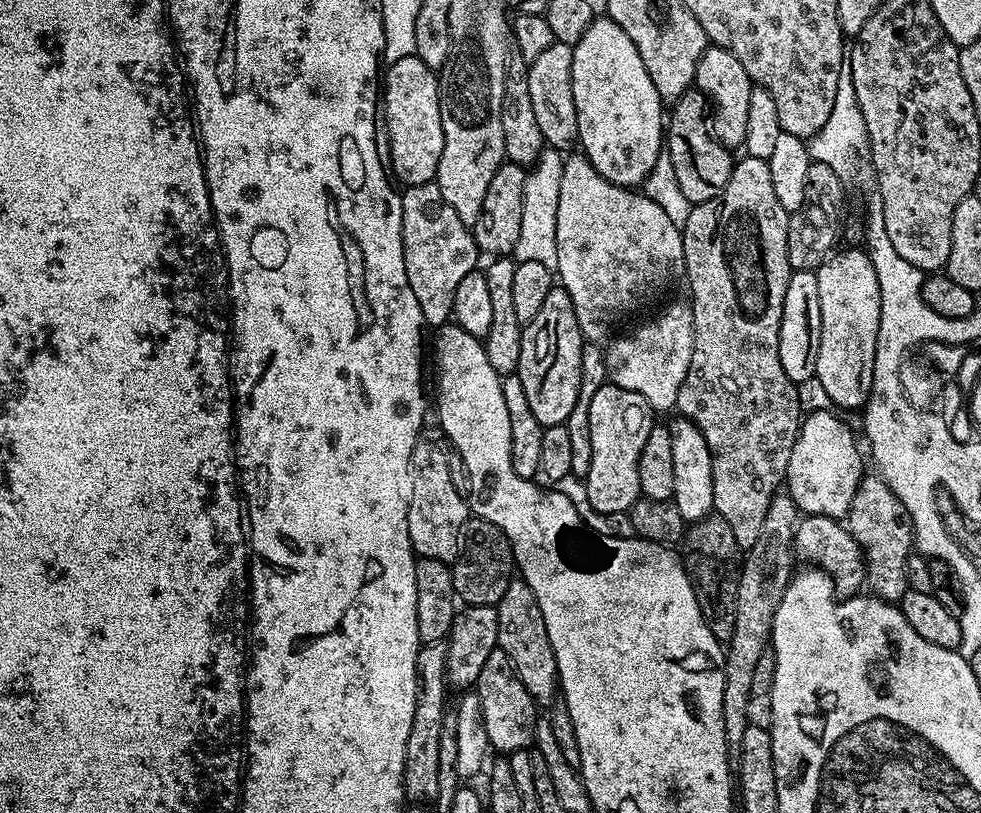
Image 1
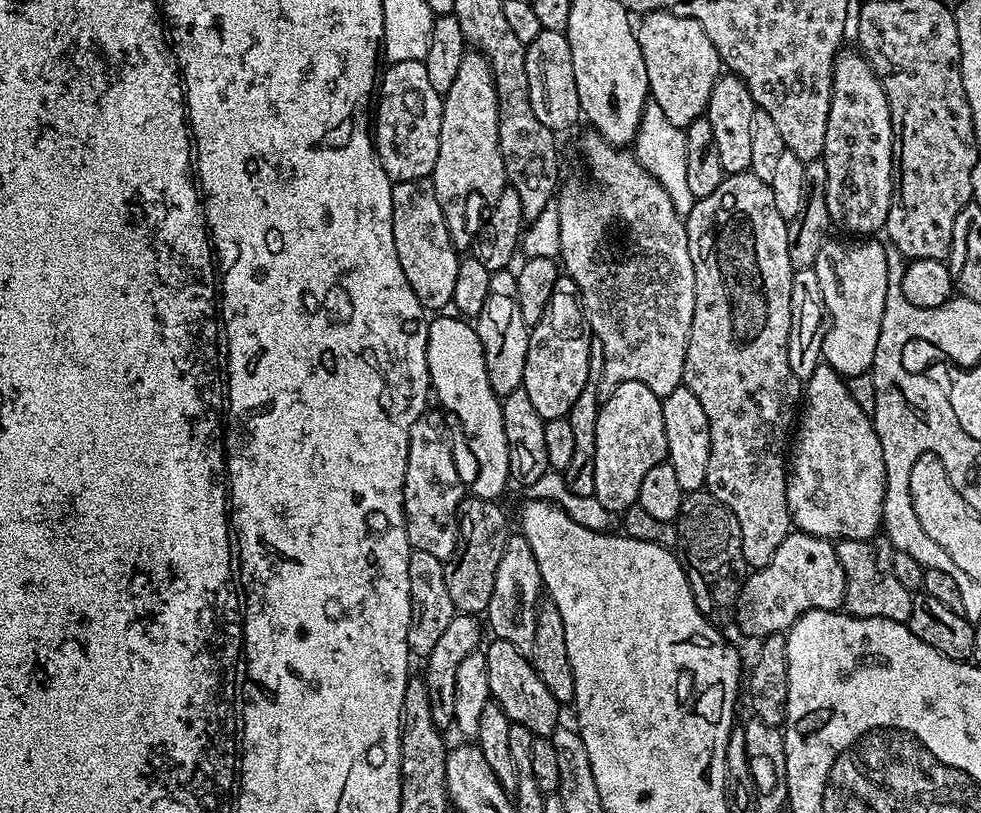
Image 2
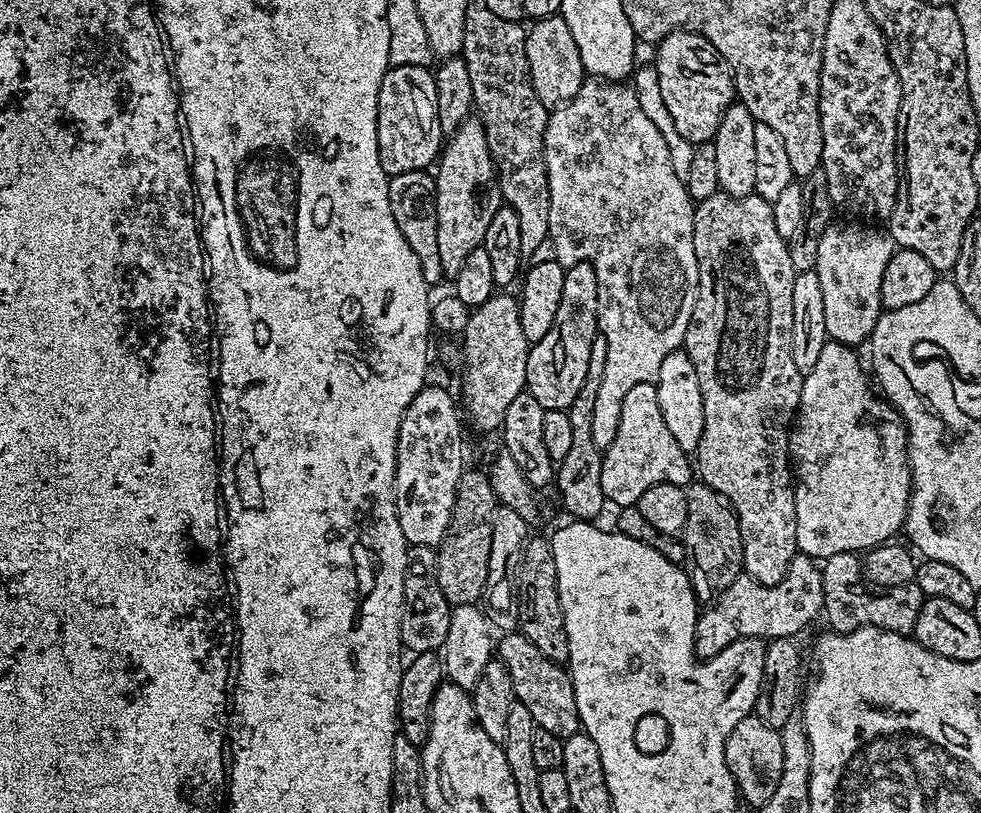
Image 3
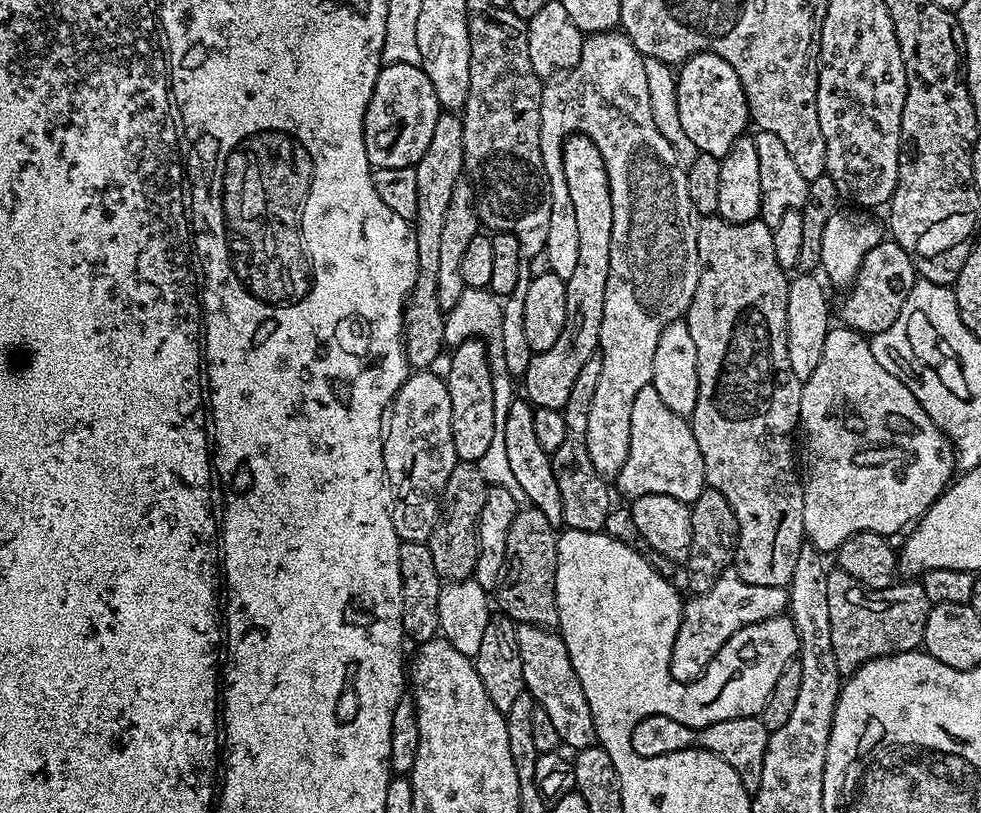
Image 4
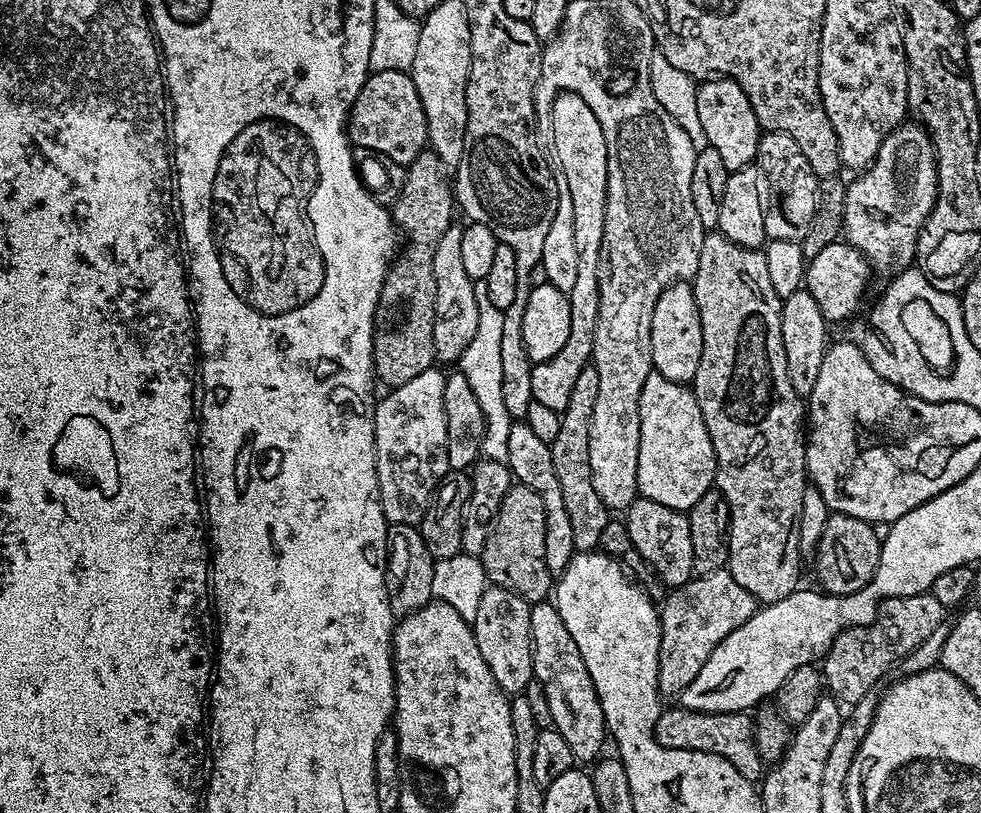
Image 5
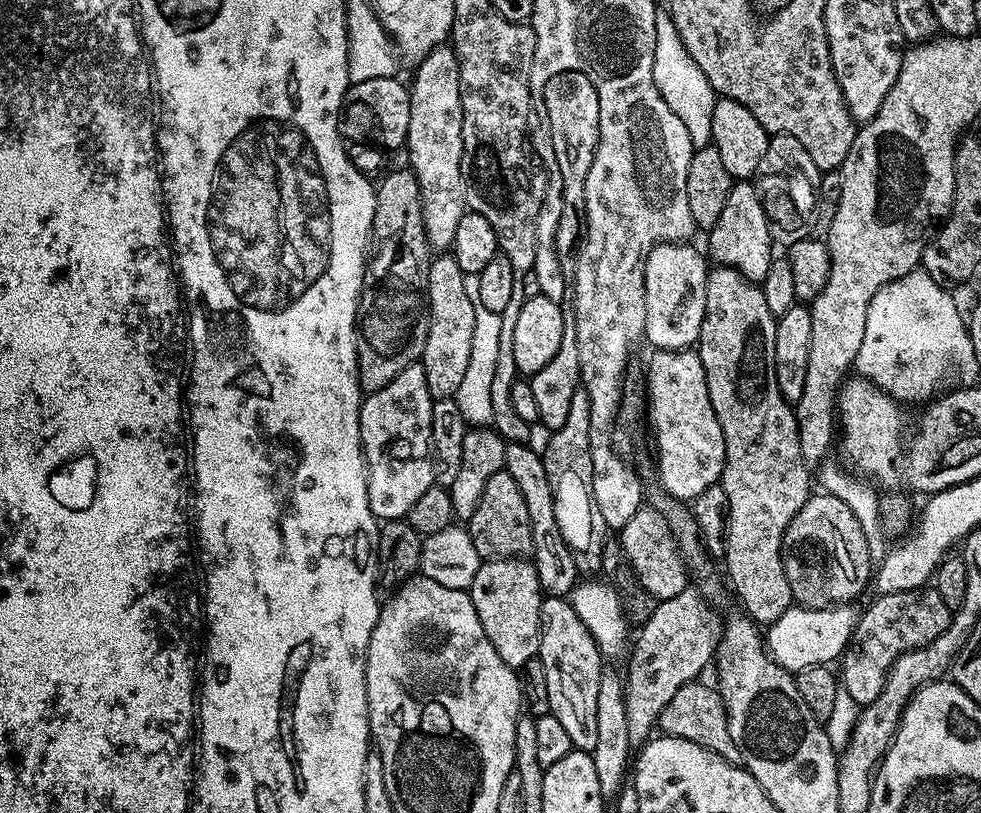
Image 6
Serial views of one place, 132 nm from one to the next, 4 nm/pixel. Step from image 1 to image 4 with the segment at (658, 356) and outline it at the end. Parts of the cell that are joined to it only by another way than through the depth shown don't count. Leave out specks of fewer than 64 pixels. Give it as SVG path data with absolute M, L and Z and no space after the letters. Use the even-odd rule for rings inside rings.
M623 31L593 32L585 35L582 46L582 58L572 67L571 72L555 82L544 84L542 94L542 110L539 120L539 149L542 151L543 170L547 174L548 188L551 194L550 234L546 234L544 251L550 256L551 272L558 274L566 281L570 274L574 274L574 266L578 266L578 226L574 223L574 206L570 206L570 190L567 189L565 167L562 166L564 154L564 141L573 134L588 136L604 159L604 165L610 178L612 191L612 205L614 206L614 230L612 231L612 248L610 250L610 274L606 282L606 302L604 303L604 317L600 331L600 347L598 354L602 358L602 378L598 382L598 390L594 390L594 402L590 402L590 426L586 426L586 450L590 450L590 462L594 462L594 470L605 480L615 481L617 474L626 462L626 454L630 454L630 410L634 410L634 398L638 398L638 390L642 386L651 384L652 371L654 370L654 350L658 350L658 338L662 338L662 330L670 322L681 319L687 313L690 302L694 298L694 290L698 286L700 277L700 263L698 262L698 230L702 219L700 213L694 210L690 202L690 190L686 190L686 168L678 158L674 146L666 138L662 138L662 130L658 130L658 122L654 122L654 114L650 110L650 86L646 86L645 57L640 55L628 36ZM557 83L557 84L556 84ZM632 120L636 123L636 136L632 133ZM648 172L648 180L640 180Z

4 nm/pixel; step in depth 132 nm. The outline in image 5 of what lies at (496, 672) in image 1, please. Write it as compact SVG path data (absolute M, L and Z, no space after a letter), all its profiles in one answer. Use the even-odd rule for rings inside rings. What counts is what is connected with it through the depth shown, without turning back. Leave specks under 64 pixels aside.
M551 599L542 600L531 605L531 609L532 670L546 690L552 727L566 738L577 762L595 761L604 751L606 725L590 670L586 670L586 662L582 662L582 654L578 654L578 646L574 638L570 638L570 630L566 630L566 622L562 622L555 603Z

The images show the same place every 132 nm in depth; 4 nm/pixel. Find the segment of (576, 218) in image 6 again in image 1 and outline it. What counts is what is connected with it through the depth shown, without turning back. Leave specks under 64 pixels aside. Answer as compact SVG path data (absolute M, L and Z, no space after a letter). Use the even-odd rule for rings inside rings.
M553 286L538 314L534 314L529 324L523 325L522 354L515 370L522 382L522 390L526 390L530 410L534 410L534 418L538 418L545 428L567 424L570 410L574 410L574 402L578 402L585 343L578 318L574 318L574 302L570 302L570 294L566 294L564 288Z

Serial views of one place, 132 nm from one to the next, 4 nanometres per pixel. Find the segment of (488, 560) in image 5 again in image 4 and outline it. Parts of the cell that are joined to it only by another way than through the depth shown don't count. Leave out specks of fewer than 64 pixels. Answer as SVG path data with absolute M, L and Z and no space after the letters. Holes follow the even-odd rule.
M524 506L510 522L510 534L506 534L504 570L494 600L500 603L499 611L517 624L533 624L539 628L555 629L559 625L556 601L556 567L558 566L558 528L540 508Z

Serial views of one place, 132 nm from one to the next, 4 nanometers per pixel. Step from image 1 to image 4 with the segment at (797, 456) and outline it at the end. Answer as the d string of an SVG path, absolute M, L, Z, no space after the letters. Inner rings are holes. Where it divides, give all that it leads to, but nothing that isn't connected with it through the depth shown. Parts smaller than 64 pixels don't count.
M843 326L829 327L826 334L826 346L822 346L822 359L818 361L818 367L814 369L814 374L810 374L810 378L803 381L804 389L802 390L798 428L799 431L804 431L804 456L802 452L802 483L804 486L802 518L804 519L804 535L807 543L814 545L815 548L825 554L835 553L836 549L842 546L842 542L846 542L846 538L850 538L859 532L876 532L880 536L889 538L895 537L895 532L902 531L901 533L903 533L909 526L915 525L916 521L928 511L928 507L942 495L944 489L948 487L953 479L954 471L952 472L952 468L955 469L957 467L951 440L933 422L930 414L926 414L926 410L922 410L918 398L914 398L914 394L910 394L908 387L898 378L894 378L894 374L890 374L890 370L886 370L878 363L878 358L874 358L874 347L871 343L868 344L868 340L869 337L865 333L856 332L853 328ZM888 424L914 424L916 426L914 428L914 436L912 434L910 436L904 436L904 434L898 436L896 430L900 430L900 428L898 426L888 426Z

